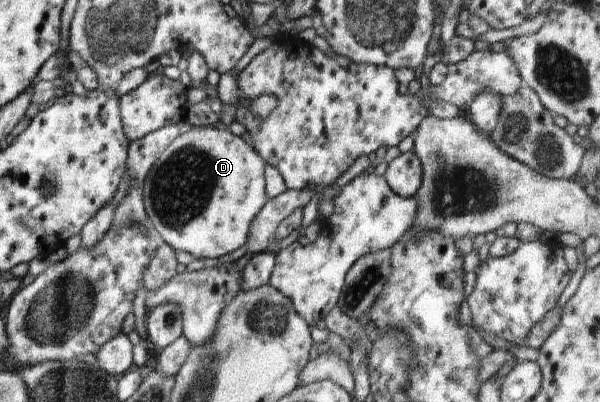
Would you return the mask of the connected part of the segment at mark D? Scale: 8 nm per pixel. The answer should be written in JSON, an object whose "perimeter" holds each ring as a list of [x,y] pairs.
{"perimeter":[[[220,124],[201,127],[185,126],[181,135],[177,139],[174,139],[174,142],[170,143],[170,146],[166,147],[166,150],[162,155],[156,159],[156,163],[154,163],[154,166],[150,169],[149,175],[146,175],[146,179],[144,179],[144,208],[147,219],[150,219],[151,226],[159,234],[160,240],[167,245],[170,245],[176,253],[187,252],[188,254],[191,254],[194,259],[202,258],[207,262],[214,262],[219,257],[243,247],[246,244],[246,241],[248,241],[248,235],[250,235],[250,223],[254,221],[254,217],[256,217],[262,210],[262,207],[266,205],[265,170],[265,162],[258,156],[258,153],[251,145],[248,145],[242,137],[233,135],[227,127],[221,126]]]}

